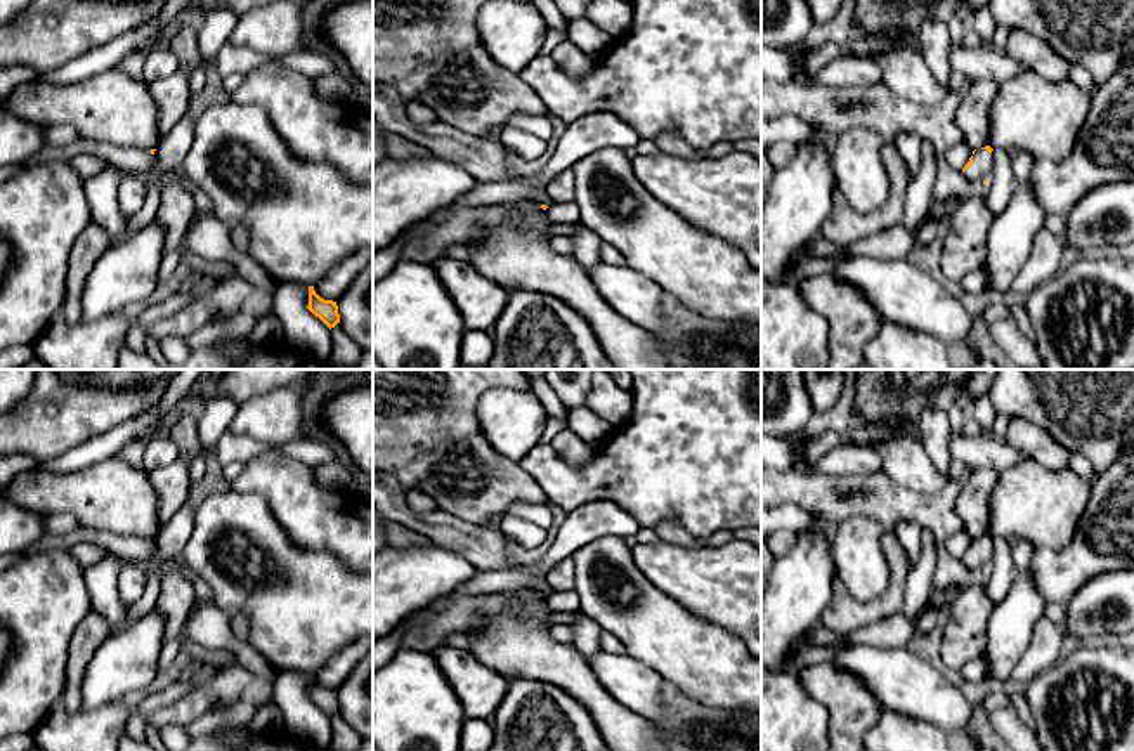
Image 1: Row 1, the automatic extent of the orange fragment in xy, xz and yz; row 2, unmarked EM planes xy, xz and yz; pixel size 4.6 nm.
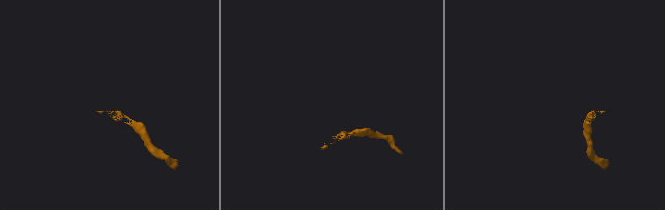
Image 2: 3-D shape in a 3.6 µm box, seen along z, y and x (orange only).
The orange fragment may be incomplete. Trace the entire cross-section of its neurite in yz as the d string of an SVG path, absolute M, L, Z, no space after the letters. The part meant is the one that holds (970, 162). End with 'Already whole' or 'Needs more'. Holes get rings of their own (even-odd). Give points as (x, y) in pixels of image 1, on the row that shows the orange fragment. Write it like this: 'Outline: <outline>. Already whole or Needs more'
Outline: M985 146L981 149L974 149L973 156L966 163L966 167L962 168L966 177L973 184L976 184L978 187L985 186L985 182L990 177L990 172L992 172L992 151L994 149L990 146Z. Needs more

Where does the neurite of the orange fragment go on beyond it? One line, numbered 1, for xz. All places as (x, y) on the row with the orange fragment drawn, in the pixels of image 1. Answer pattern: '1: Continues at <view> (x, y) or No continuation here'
1: No continuation here

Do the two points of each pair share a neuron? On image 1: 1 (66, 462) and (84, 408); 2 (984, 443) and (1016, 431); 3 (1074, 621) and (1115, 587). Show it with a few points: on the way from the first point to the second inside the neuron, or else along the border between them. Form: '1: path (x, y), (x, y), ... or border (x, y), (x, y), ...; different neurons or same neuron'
1: border (106, 431), (42, 462); different neurons
2: path (994, 446), (1008, 446), (1013, 441); same neuron
3: path (1084, 616), (1105, 597); same neuron

